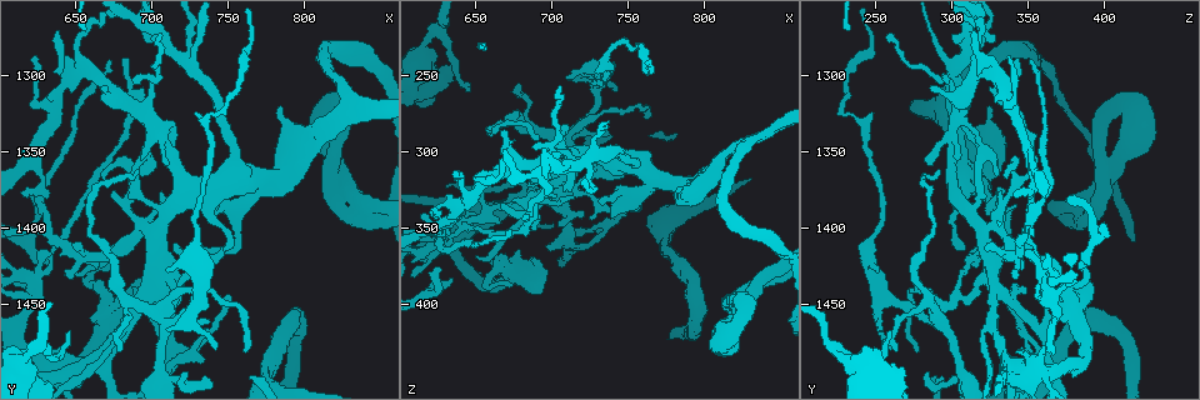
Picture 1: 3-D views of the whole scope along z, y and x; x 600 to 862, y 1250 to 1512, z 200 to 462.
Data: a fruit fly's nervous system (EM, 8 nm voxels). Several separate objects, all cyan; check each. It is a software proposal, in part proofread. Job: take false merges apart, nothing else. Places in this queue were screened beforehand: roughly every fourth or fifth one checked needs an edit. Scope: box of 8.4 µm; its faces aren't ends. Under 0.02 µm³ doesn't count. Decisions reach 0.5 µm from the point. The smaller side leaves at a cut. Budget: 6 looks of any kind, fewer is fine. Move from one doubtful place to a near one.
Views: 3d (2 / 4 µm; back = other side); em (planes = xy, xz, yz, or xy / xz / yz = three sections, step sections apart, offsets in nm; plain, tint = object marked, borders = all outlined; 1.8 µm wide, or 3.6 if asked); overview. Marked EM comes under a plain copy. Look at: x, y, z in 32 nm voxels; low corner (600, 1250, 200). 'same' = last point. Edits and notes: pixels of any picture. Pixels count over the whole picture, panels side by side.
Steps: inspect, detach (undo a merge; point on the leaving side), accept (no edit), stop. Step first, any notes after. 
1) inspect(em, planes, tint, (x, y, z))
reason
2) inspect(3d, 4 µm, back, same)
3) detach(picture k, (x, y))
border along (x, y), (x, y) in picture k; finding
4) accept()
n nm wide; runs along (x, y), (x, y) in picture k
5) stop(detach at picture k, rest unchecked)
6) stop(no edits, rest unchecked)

inspect(3d, 2 µm, (838, 1386, 386))

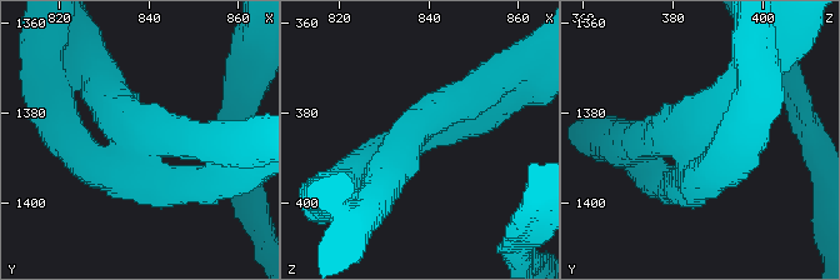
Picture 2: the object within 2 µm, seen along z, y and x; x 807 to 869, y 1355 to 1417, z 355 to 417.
inspect(em, planes, borders, (838, 1386, 384))

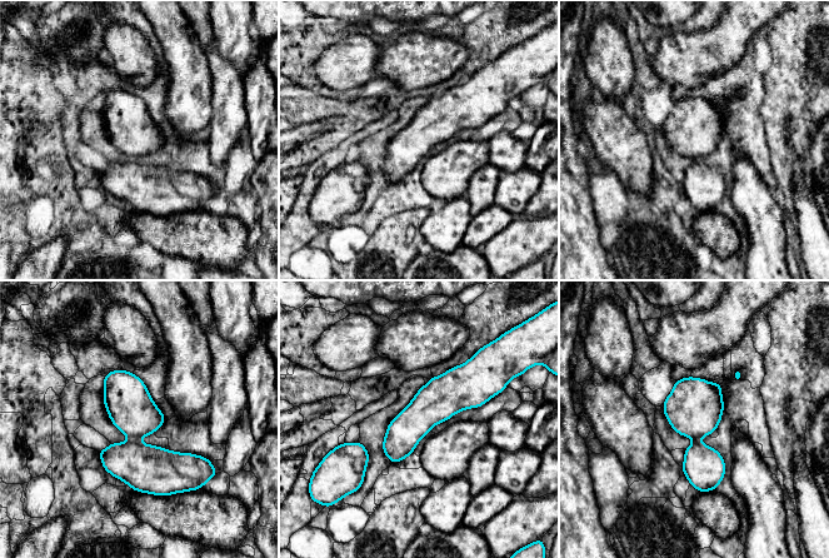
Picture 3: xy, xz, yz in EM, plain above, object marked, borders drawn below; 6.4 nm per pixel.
accept()
260 nm wide; runs along (115, 373), (165, 491) in picture 3; continuous, no second neuron

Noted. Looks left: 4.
inspect(em, planes, tint, (622, 1444, 362))
four-way junction

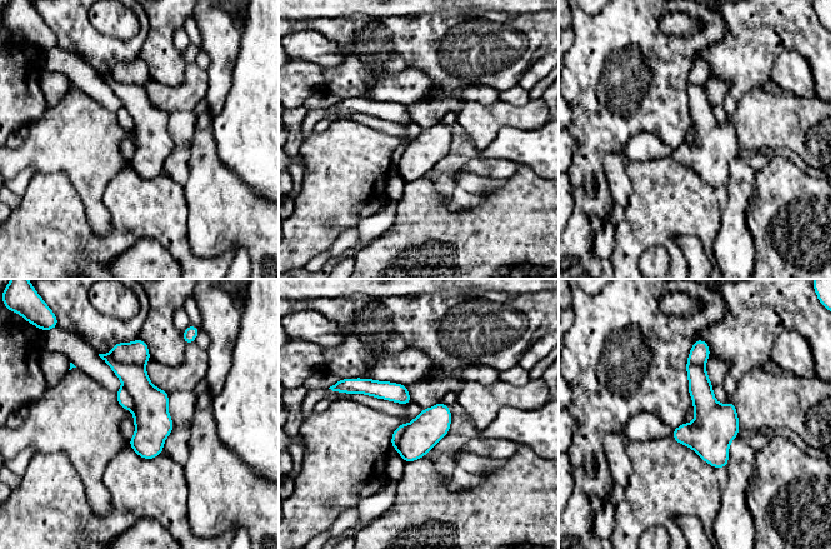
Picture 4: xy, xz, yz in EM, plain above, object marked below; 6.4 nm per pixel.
accept()
240 nm wide; runs along (702, 344), (699, 385), (722, 464) in picture 4; one neuron here

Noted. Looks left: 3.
inspect(3d, 2 µm, (708, 1460, 292))
a narrow waist

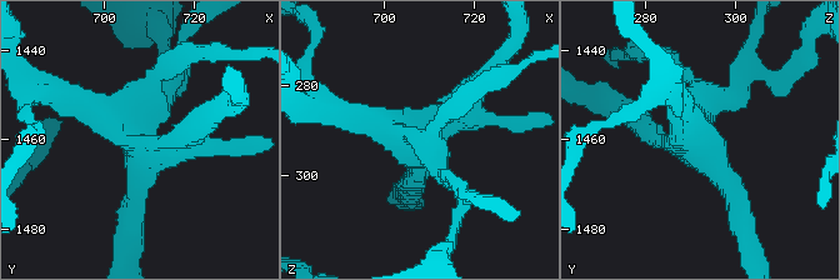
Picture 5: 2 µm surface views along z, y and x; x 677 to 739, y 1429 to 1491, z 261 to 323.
inspect(em, planes, tint, (709, 1461, 292))

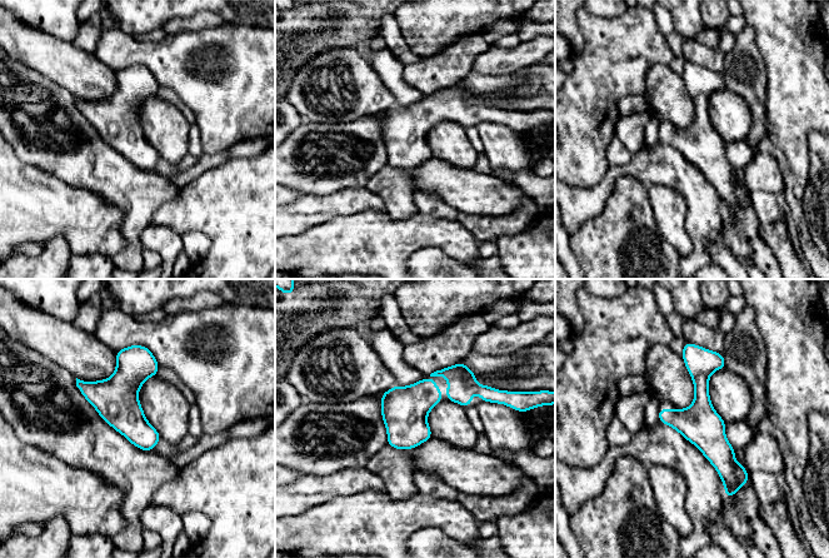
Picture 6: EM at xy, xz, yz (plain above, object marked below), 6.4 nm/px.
accept()
260 nm wide; one neuron here

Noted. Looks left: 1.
stop(no edits, rest unchecked)

